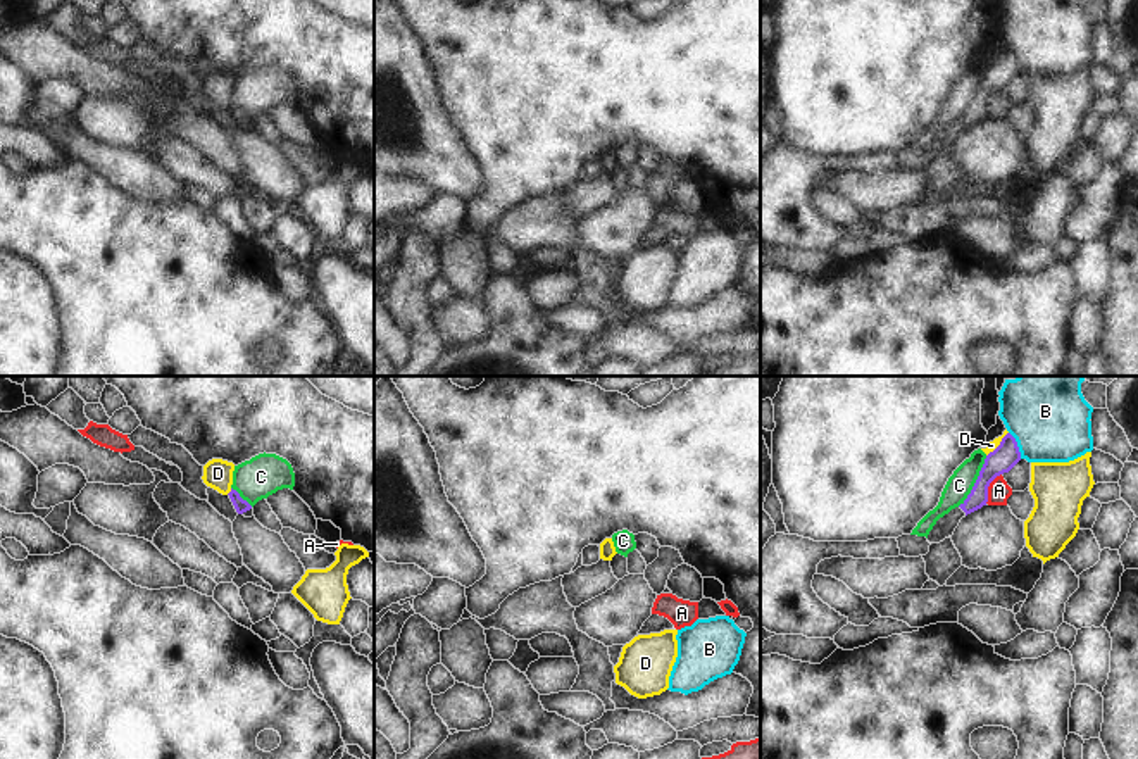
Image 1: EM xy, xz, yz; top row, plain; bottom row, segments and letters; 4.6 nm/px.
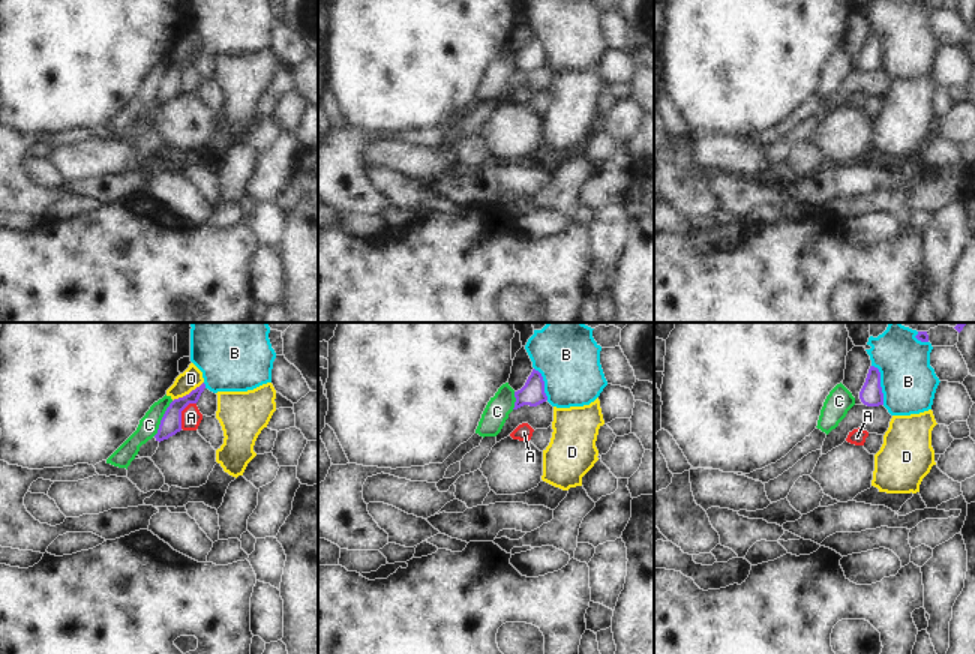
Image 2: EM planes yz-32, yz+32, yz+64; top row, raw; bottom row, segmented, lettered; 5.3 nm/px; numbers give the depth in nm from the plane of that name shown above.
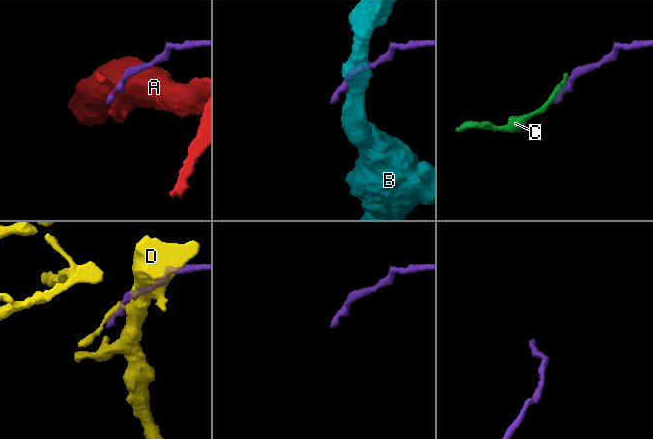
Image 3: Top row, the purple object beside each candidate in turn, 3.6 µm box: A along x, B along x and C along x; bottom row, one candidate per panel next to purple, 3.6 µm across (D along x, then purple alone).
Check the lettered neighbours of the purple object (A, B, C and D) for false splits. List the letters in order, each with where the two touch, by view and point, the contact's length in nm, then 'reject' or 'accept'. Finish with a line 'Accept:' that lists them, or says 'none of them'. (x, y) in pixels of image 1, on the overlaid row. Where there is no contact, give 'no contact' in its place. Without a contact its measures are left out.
A: contact yz (987, 489); length 160 nm; reject
B: contact yz (1016, 445); length 140 nm; reject
C: contact yz (976, 482); length 280 nm; reject
D: contact yz (1000, 444); length 160 nm; reject
Accept: none of them

